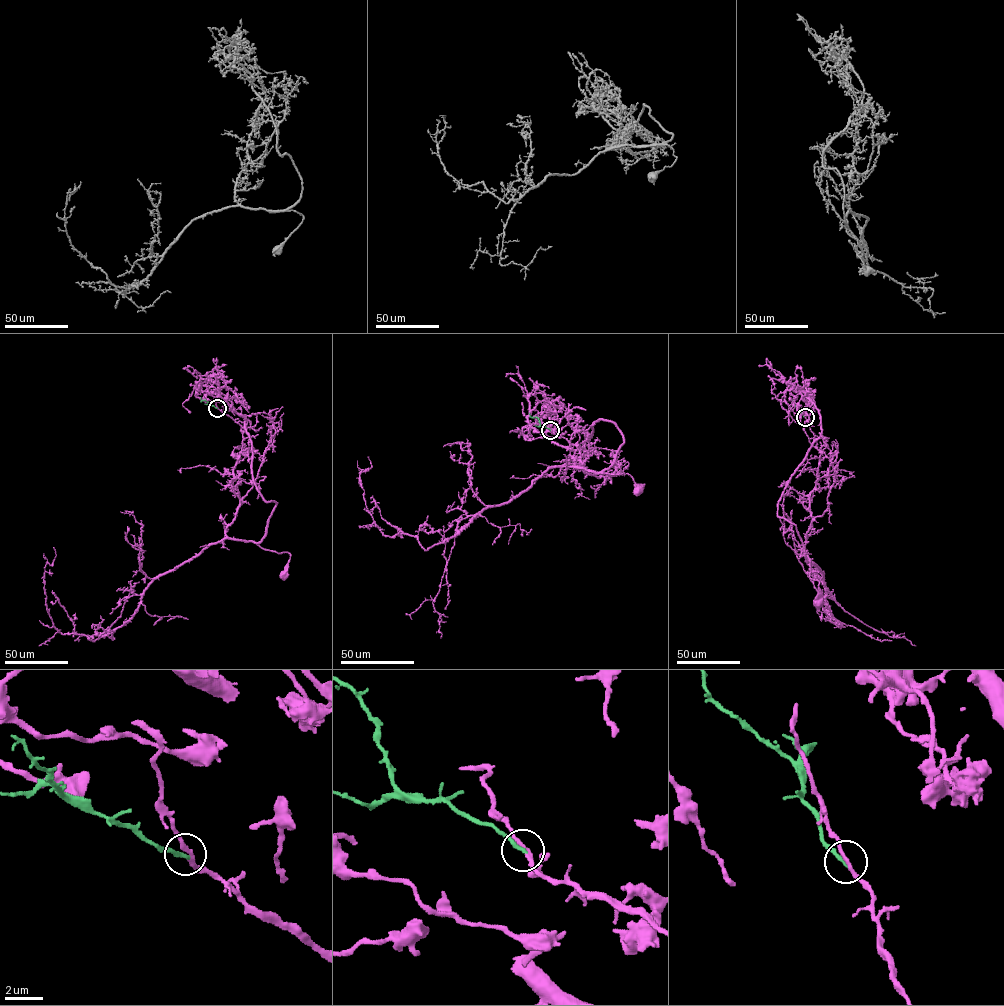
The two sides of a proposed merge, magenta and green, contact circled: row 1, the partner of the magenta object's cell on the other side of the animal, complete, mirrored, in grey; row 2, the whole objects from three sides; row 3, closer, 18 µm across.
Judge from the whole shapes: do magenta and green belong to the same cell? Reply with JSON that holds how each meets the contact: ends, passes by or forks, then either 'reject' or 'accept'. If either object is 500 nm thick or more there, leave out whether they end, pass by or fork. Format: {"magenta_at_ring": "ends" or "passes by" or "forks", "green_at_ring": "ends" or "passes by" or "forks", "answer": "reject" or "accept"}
{"magenta_at_ring": "passes by", "green_at_ring": "ends", "answer": "accept"}

